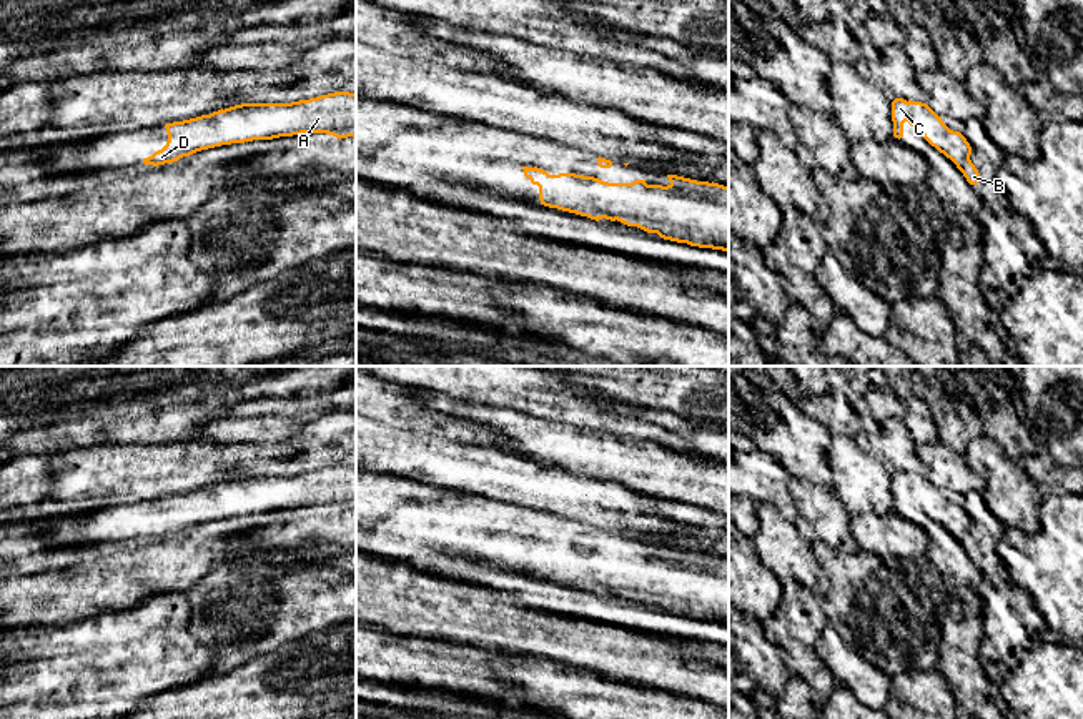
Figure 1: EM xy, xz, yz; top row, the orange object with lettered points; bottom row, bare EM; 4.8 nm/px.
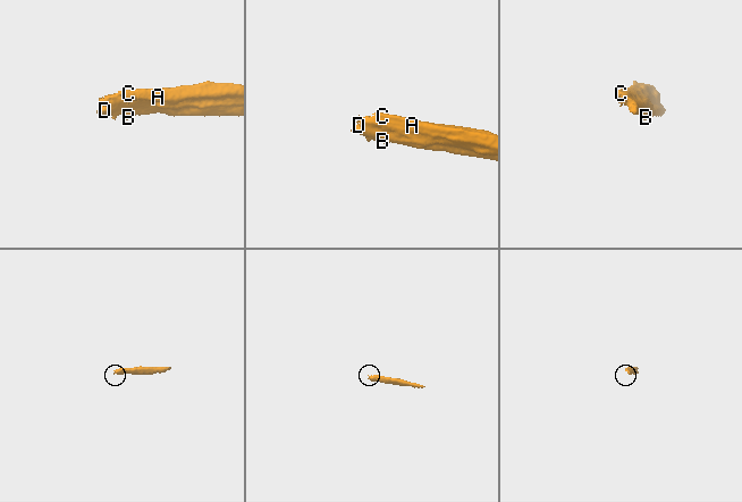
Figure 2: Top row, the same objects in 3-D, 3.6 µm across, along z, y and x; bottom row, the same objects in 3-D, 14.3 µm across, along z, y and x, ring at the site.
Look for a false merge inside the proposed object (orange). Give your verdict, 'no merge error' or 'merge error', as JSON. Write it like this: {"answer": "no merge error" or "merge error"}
{"answer": "no merge error"}

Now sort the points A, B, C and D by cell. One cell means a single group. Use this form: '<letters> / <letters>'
A B C D

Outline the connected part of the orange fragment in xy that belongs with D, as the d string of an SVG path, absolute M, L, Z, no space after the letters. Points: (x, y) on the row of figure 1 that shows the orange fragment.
M334 92L291 103L241 103L165 128L166 145L143 158L145 165L173 163L221 145L301 133L328 133L341 140L356 136L356 93Z

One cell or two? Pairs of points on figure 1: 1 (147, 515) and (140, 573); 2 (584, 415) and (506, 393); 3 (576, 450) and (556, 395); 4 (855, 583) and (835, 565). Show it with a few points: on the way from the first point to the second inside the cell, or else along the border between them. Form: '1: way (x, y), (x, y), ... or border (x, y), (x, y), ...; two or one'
1: border (153, 540), (123, 545), (107, 555); two
2: way (564, 401), (543, 393), (526, 393); one
3: border (528, 413), (604, 431); two
4: way (850, 578), (840, 568); one

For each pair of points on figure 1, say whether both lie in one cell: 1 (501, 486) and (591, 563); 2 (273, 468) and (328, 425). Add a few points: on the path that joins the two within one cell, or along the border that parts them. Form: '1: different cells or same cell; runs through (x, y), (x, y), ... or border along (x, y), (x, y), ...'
1: different cells; border along (489, 498), (566, 518)
2: same cell; runs through (290, 466), (305, 460), (323, 441)

